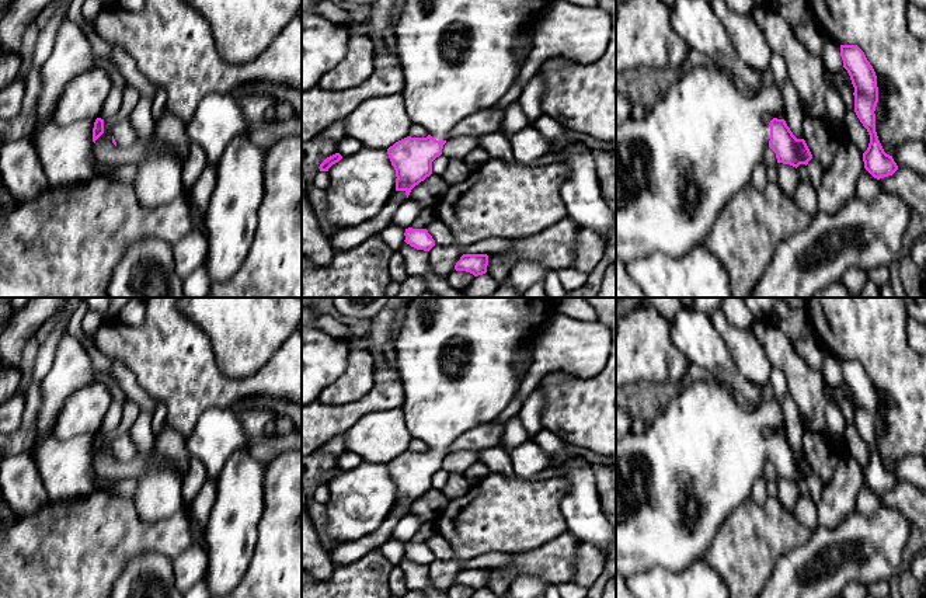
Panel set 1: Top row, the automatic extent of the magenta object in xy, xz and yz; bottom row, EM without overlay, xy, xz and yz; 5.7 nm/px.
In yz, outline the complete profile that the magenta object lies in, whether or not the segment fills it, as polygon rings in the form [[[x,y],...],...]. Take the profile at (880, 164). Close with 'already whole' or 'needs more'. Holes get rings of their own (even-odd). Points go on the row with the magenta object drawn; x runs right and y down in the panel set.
[[[840,45],[843,67],[854,87],[854,112],[870,135],[870,143],[863,153],[864,168],[877,180],[892,175],[898,166],[887,154],[875,132],[875,107],[878,102],[877,76],[864,52],[857,45]]]; already whole

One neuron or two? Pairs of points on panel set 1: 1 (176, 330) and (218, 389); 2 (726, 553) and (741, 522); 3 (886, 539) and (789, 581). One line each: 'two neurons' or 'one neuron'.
1: one neuron
2: one neuron
3: one neuron

